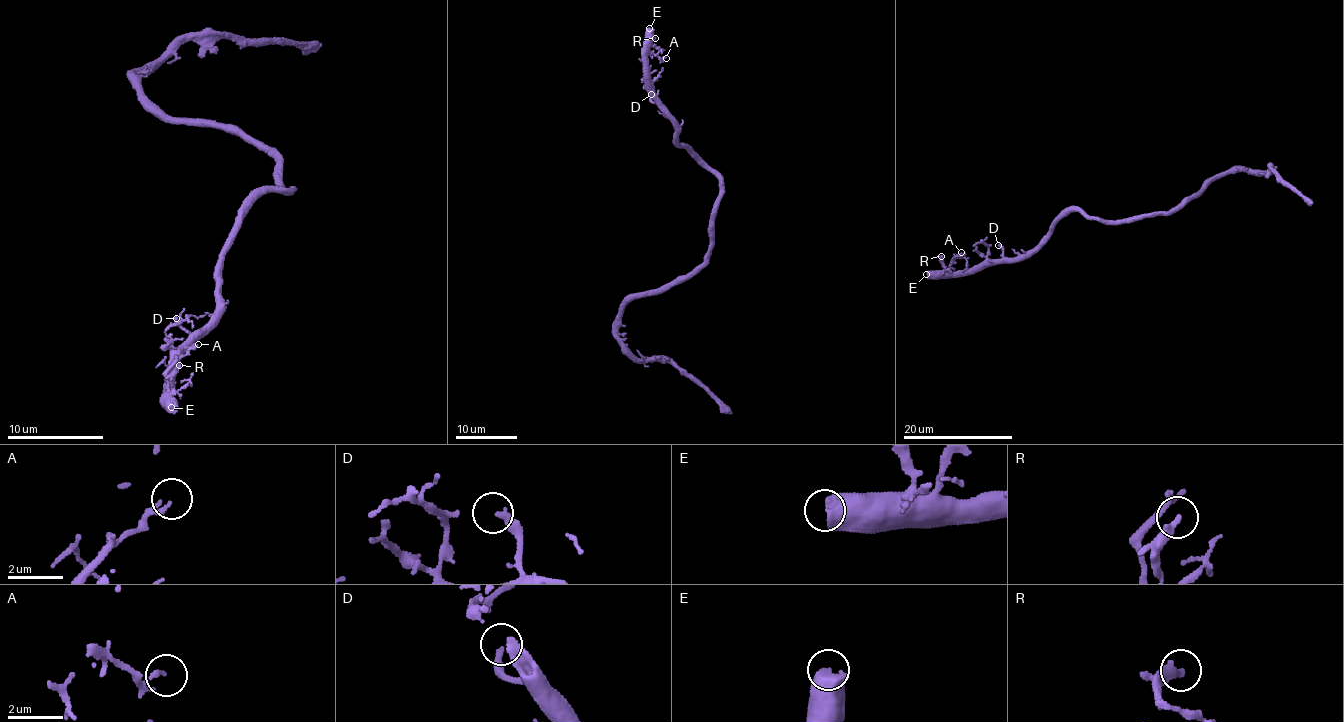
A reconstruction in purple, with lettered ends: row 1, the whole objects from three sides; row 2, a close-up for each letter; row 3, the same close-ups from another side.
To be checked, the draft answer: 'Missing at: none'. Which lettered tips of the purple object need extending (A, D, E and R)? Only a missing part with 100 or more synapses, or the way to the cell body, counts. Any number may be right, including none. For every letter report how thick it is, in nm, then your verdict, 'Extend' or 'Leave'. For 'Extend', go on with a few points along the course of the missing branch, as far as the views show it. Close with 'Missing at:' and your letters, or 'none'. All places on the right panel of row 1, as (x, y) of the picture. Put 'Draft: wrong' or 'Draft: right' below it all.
A: Thickness 150 nm. Leave
D: Thickness 200 nm. Leave
E: Thickness 750 nm. Leave
R: Thickness 320 nm. Leave
Missing at: none
Draft: right

